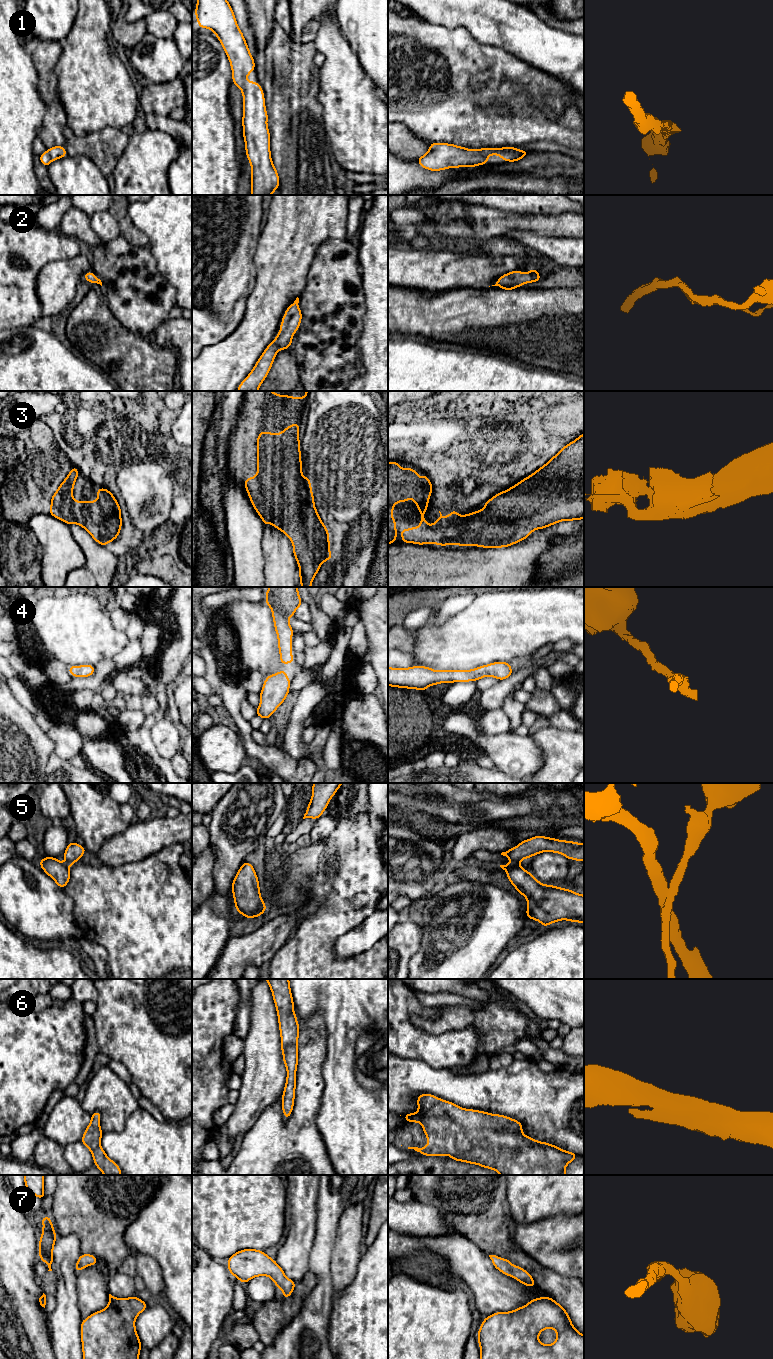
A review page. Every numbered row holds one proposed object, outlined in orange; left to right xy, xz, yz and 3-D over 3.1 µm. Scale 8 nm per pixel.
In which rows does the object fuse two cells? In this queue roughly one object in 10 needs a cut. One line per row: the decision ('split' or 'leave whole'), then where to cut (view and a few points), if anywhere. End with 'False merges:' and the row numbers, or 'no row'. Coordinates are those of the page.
1: leave whole | no cut
2: leave whole | no cut
3: leave whole | no cut
4: leave whole | no cut
5: split | yz (512, 862), (518, 863)
6: leave whole | no cut
7: leave whole | no cut
False merges: 5

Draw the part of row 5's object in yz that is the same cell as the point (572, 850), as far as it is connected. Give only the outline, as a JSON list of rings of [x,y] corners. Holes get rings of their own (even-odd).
[[[534,836],[528,840],[522,840],[518,846],[502,852],[501,855],[508,857],[512,863],[519,863],[522,859],[545,851],[560,853],[567,859],[584,861],[584,843],[558,840],[546,836]]]

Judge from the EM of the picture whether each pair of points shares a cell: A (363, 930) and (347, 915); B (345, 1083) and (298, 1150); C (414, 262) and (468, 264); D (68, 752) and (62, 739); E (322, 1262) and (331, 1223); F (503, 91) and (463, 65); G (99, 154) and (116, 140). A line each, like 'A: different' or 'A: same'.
A: different
B: different
C: same
D: same
E: same
F: same
G: same

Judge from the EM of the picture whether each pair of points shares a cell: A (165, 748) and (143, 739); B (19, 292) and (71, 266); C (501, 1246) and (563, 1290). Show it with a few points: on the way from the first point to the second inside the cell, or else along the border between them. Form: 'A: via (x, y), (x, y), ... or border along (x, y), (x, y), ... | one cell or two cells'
A: border along (149, 728), (156, 750), (169, 760) | two cells
B: border along (48, 262), (37, 276), (36, 295), (40, 306) | two cells
C: via (516, 1255), (548, 1280) | one cell

